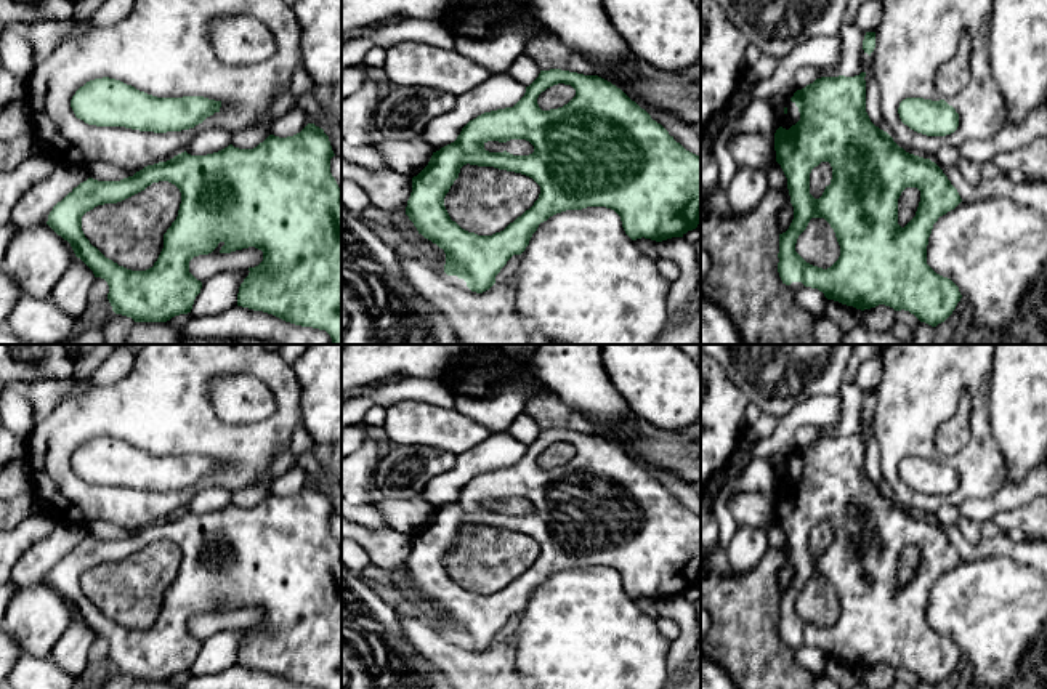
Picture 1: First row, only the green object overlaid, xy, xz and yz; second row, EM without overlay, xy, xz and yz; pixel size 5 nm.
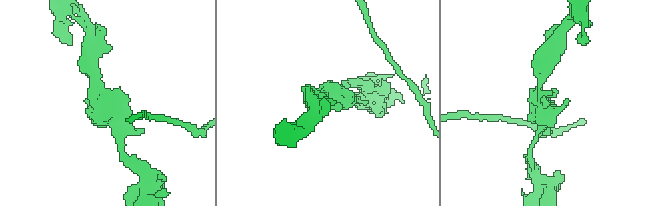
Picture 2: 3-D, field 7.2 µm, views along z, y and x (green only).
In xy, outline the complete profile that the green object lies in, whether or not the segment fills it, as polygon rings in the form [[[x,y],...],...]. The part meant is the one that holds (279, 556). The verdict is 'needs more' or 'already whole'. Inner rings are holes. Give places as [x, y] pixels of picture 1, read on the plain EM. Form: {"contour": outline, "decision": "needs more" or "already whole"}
{"contour": [[[314,482],[293,495],[269,494],[253,508],[229,503],[207,514],[184,510],[120,540],[88,537],[53,566],[46,583],[71,602],[75,615],[95,636],[107,641],[112,670],[135,681],[167,681],[191,671],[202,641],[189,631],[189,620],[212,612],[223,601],[220,612],[249,606],[263,610],[263,620],[249,627],[250,631],[239,646],[237,665],[301,686],[342,689],[342,548],[330,532],[334,514],[329,495]],[[159,540],[168,540],[181,551],[178,575],[164,593],[164,607],[146,630],[119,625],[85,596],[82,575],[98,564],[122,561]]], "decision": "already whole"}

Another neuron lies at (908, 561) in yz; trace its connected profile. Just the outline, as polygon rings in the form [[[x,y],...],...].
[[[906,546],[898,558],[898,583],[904,586],[917,570],[920,561],[920,550],[917,546]]]

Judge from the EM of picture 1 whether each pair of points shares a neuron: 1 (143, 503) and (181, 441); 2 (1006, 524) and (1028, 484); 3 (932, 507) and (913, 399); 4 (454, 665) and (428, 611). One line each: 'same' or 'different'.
1: same
2: different
3: same
4: different

